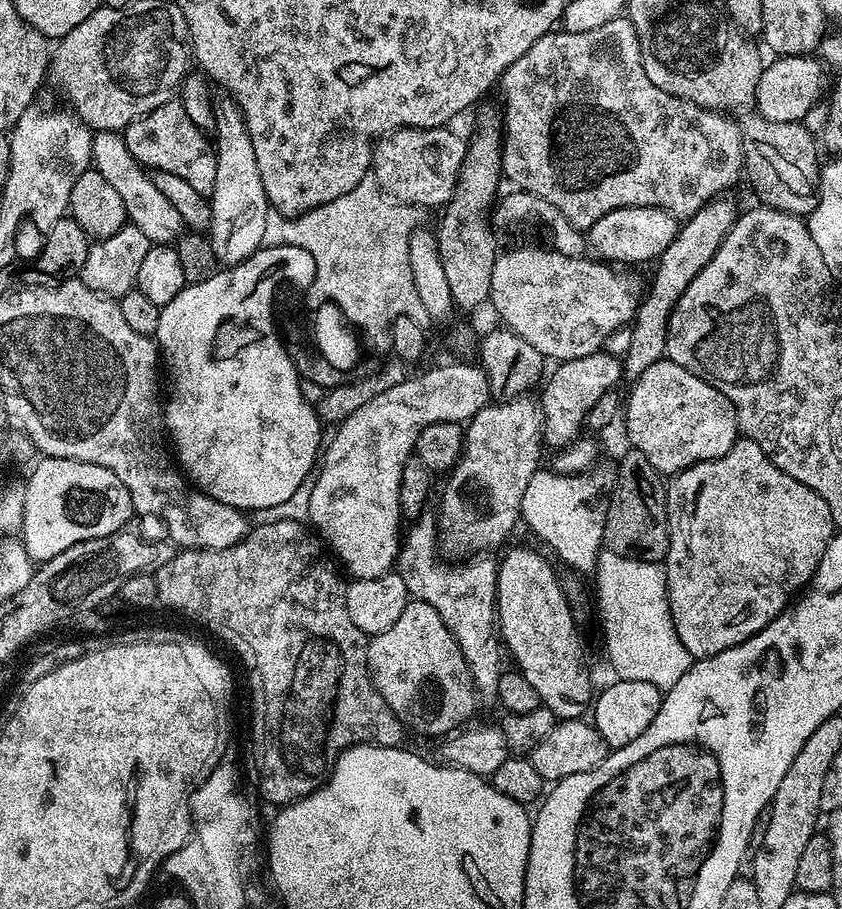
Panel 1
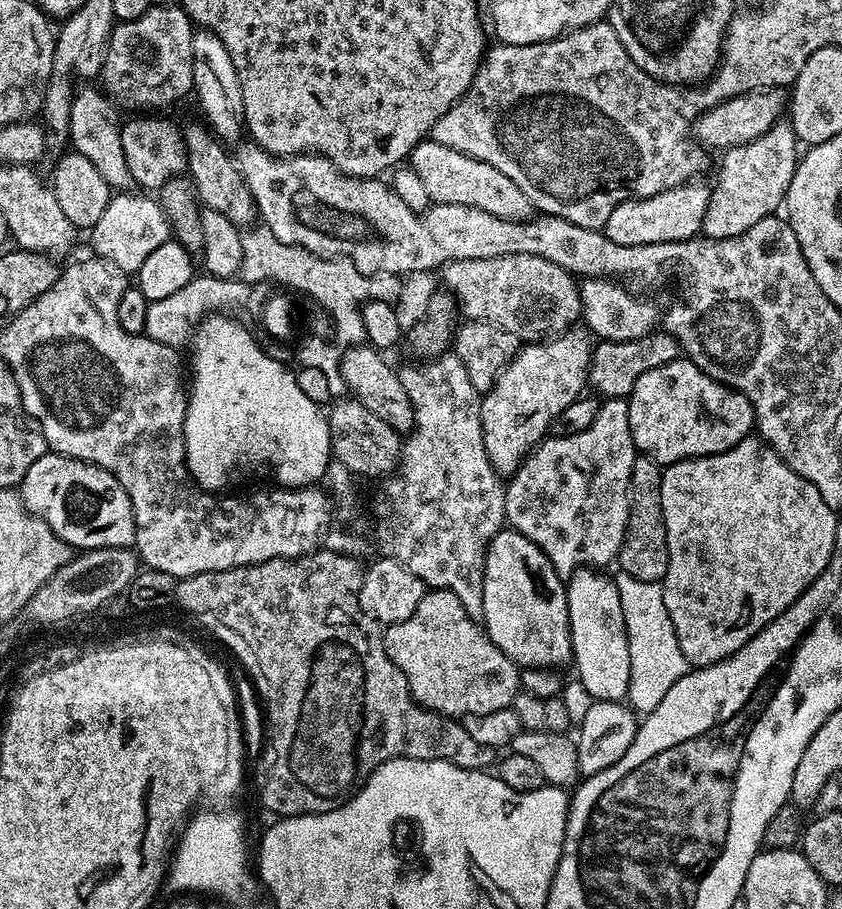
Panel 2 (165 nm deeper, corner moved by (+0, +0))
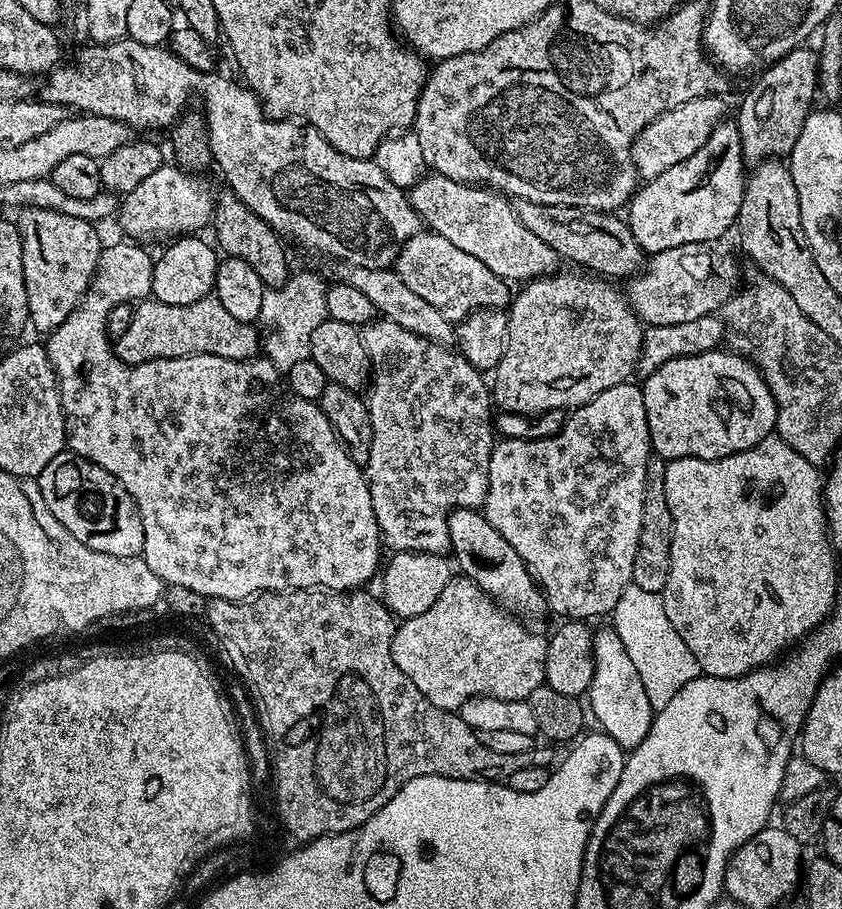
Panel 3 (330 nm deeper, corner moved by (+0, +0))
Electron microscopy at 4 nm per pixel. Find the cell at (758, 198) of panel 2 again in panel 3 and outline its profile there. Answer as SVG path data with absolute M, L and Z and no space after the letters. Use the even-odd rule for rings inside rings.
M801 46L790 50L780 60L773 60L759 73L760 77L748 88L744 101L740 104L740 113L734 116L734 122L742 138L742 154L745 161L759 162L787 157L794 150L794 142L798 142L798 134L802 134L802 126L806 126L806 118L814 111L816 98L818 100L819 51L812 46Z

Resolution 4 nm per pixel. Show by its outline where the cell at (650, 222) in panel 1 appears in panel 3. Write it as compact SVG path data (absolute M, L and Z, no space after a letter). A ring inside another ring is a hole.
M721 122L702 147L686 158L686 162L670 166L666 174L658 174L658 178L637 187L626 205L628 228L638 246L648 254L670 250L674 246L719 241L716 239L736 223L745 179L746 161L738 126L735 122Z

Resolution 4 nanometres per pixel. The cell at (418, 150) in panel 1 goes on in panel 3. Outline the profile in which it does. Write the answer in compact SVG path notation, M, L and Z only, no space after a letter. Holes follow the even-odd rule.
M516 200L514 207L522 226L526 226L526 230L530 230L536 237L542 238L550 250L560 255L561 261L568 263L569 260L572 263L569 265L579 266L601 278L631 278L646 263L644 249L638 246L634 234L628 228L627 219L620 217L619 220L619 215L561 204L539 204L529 200Z

